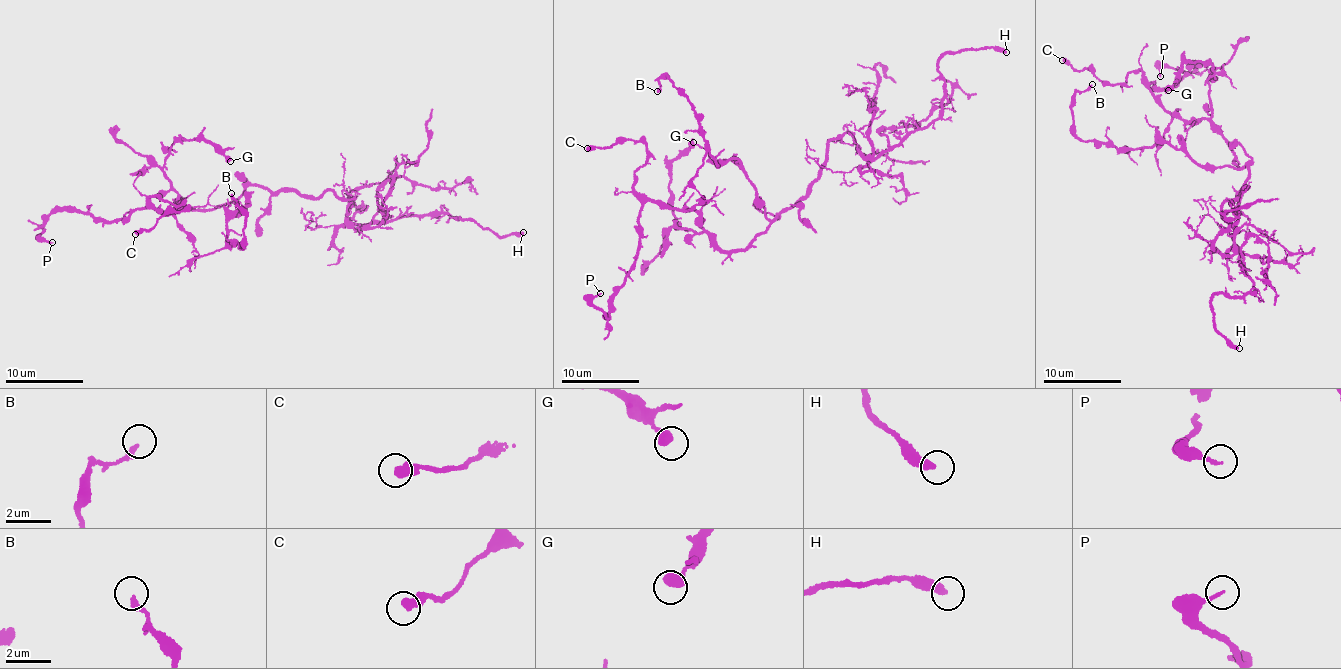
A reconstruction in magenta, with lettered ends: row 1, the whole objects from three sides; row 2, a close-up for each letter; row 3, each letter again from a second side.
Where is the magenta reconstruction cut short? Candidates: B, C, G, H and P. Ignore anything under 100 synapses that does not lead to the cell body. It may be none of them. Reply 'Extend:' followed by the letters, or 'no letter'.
Extend: H

